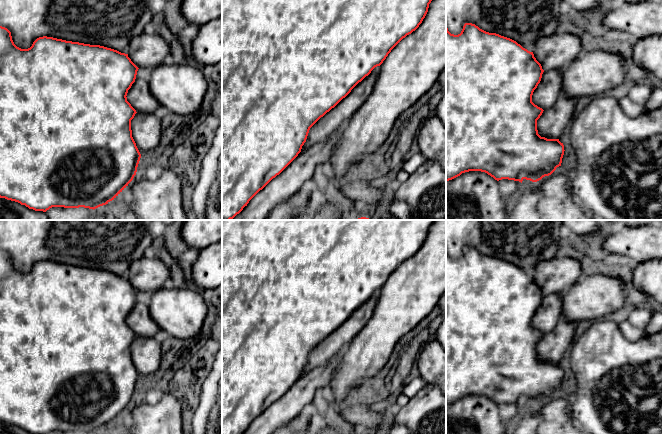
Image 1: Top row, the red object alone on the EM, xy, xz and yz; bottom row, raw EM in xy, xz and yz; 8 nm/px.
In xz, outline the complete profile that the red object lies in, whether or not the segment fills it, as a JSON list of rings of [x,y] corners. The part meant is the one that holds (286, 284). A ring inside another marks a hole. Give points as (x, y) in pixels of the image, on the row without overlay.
[[[222,220],[222,434],[243,434],[249,425],[273,402],[279,399],[301,376],[310,352],[334,332],[371,295],[380,290],[391,274],[415,255],[425,242],[429,228],[436,220]]]

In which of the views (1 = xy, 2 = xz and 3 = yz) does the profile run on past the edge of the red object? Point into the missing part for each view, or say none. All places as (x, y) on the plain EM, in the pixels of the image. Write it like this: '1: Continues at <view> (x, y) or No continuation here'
1: No continuation here
2: No continuation here
3: No continuation here

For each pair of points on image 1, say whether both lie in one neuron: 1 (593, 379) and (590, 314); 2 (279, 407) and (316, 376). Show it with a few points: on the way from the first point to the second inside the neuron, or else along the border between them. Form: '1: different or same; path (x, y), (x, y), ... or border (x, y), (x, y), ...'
1: different; border (604, 318), (592, 322)
2: same; path (288, 405), (307, 385)

